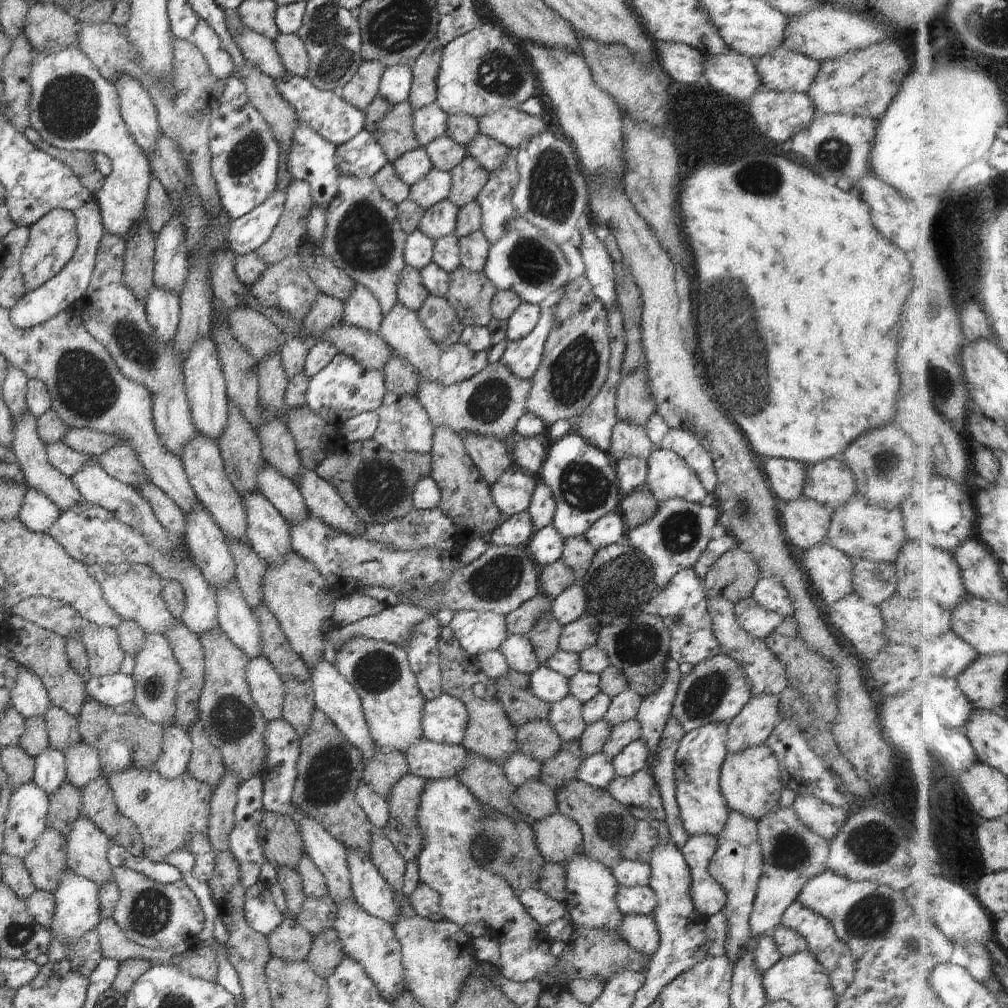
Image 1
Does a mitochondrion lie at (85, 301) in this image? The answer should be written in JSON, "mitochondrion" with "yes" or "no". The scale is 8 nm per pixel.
{"mitochondrion":"no"}

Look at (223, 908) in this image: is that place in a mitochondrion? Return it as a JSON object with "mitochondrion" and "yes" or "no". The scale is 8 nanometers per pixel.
{"mitochondrion":"no"}

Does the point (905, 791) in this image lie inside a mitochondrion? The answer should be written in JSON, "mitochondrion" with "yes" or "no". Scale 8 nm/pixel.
{"mitochondrion":"no"}

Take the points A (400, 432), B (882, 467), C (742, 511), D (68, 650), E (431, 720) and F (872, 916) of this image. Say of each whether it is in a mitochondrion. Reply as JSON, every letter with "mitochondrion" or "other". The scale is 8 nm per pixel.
{"A":"other","B":"mitochondrion","C":"mitochondrion","D":"other","E":"other","F":"mitochondrion"}

